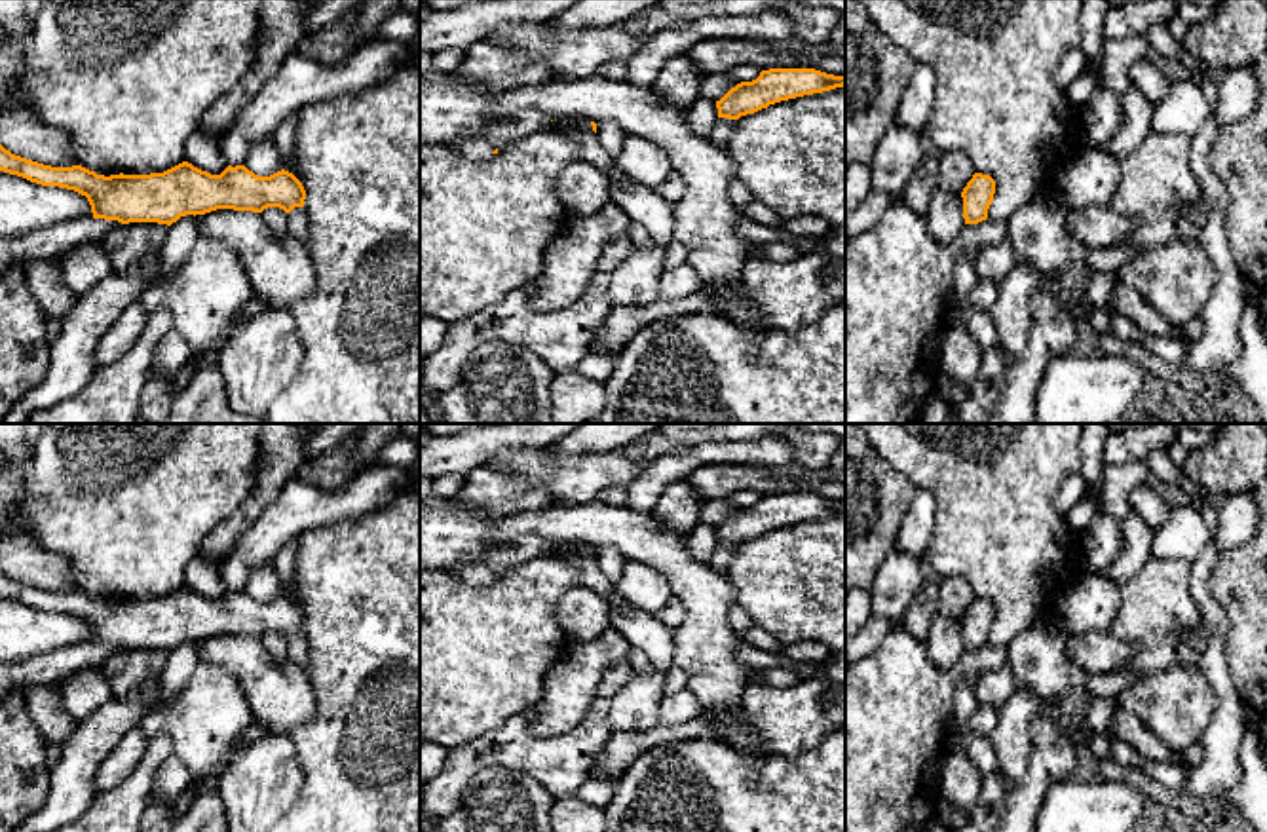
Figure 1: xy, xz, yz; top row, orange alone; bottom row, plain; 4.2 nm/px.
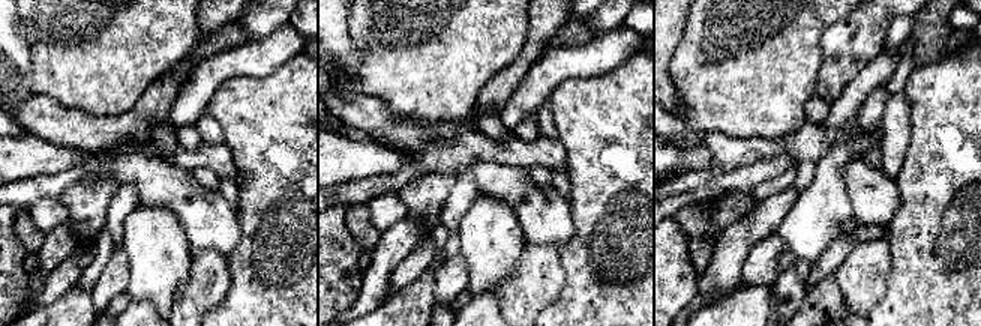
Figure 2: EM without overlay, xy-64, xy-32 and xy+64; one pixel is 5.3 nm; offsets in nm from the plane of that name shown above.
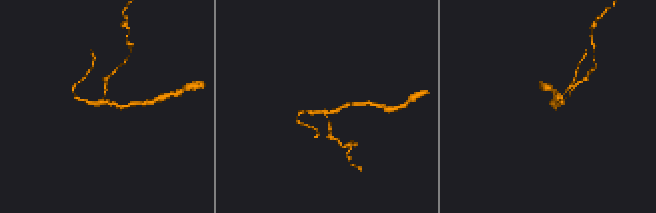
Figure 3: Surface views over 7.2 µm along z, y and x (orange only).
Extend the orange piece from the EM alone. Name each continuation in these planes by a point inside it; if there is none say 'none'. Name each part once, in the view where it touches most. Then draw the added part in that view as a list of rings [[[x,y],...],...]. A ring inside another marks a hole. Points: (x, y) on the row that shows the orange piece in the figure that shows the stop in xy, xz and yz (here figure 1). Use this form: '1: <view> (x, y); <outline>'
1: xy (48, 244); [[[74,218],[28,234],[0,237],[0,270],[30,260],[59,260],[78,245],[103,239],[110,230],[104,218]]]

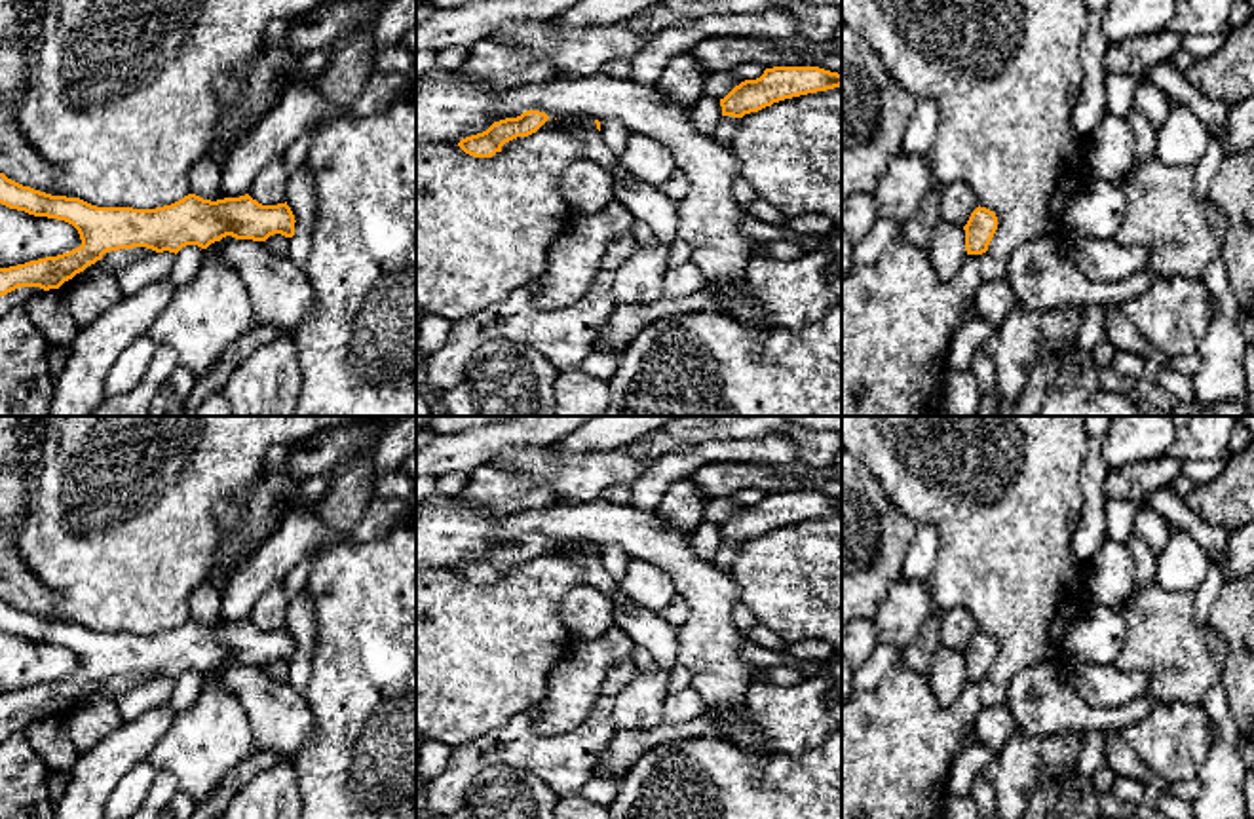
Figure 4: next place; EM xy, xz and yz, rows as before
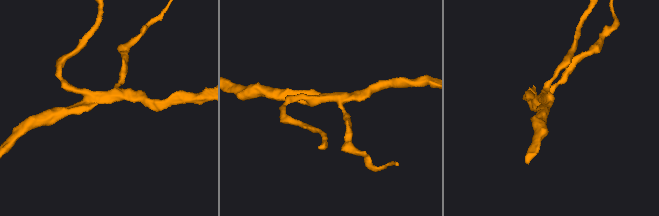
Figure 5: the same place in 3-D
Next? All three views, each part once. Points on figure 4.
none

